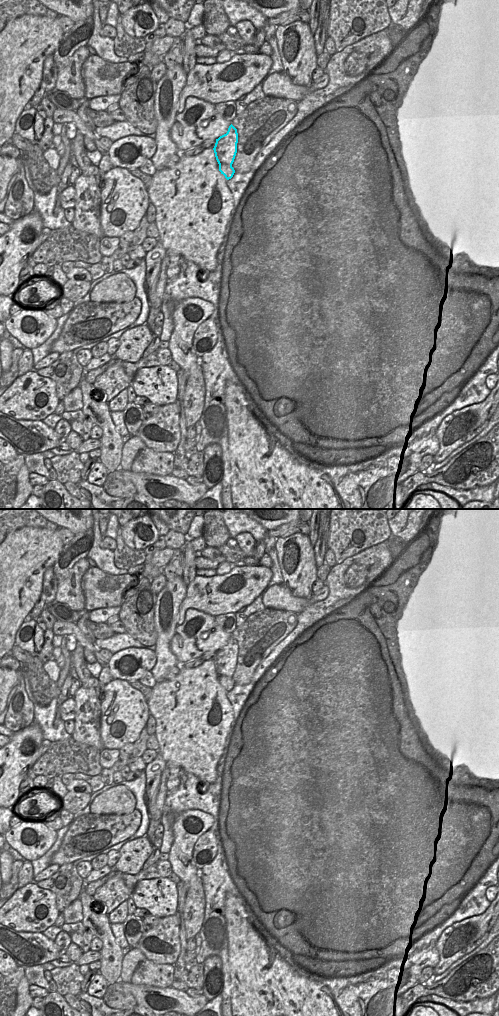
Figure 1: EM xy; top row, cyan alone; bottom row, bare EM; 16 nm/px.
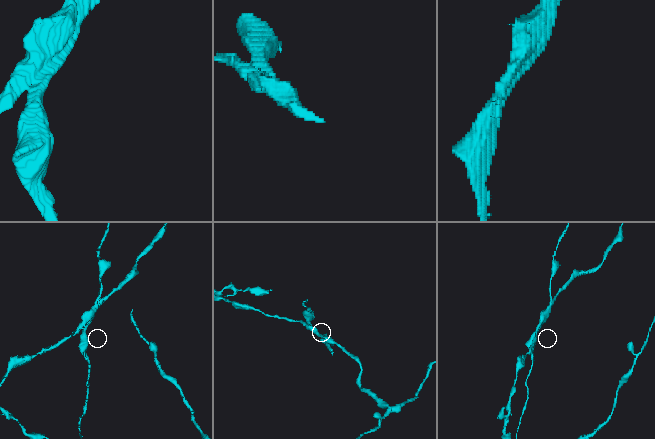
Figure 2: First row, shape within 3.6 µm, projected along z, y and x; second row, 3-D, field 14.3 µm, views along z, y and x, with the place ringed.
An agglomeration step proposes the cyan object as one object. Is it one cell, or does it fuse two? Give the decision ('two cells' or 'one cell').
two cells

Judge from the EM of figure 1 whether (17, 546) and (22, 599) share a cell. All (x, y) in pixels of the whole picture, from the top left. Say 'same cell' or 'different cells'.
same cell

